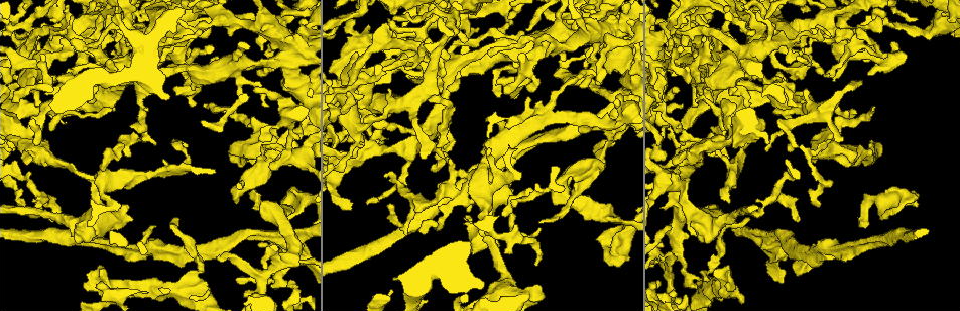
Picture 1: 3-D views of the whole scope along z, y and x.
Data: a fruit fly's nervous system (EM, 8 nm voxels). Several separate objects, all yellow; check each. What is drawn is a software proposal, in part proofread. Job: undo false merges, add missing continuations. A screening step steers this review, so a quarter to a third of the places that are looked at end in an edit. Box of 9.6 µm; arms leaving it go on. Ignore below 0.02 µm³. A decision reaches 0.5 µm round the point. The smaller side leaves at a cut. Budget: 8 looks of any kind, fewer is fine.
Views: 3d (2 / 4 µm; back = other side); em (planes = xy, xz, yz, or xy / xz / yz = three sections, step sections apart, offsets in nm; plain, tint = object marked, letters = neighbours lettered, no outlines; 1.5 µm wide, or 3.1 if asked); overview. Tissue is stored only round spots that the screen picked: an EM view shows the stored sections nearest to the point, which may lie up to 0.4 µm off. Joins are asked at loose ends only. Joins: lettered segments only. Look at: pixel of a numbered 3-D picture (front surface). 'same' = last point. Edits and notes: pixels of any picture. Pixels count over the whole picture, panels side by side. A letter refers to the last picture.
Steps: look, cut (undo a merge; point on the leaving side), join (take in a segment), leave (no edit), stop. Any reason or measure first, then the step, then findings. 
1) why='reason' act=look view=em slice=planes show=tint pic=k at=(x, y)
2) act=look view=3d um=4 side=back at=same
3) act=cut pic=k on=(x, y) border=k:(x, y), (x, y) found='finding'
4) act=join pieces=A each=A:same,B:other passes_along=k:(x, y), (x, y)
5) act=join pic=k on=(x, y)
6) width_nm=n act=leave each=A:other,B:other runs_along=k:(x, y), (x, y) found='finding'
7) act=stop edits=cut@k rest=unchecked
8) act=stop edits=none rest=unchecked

why='free end' act=look view=3d um=2 pic=1 at=(597, 82)

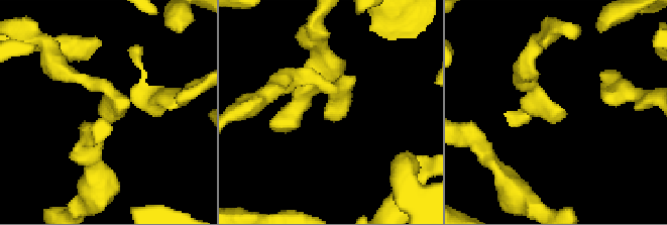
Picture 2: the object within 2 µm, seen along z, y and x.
act=look view=em slice=planes show=letters pic=2 at=(562, 108)

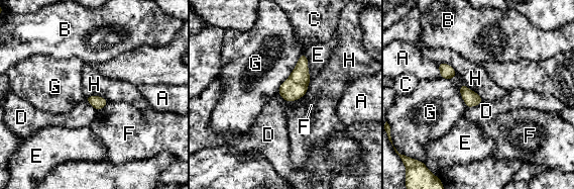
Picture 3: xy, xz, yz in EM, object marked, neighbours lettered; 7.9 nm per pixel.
width_nm=100 longest_contact=G:380nm act=leave each=A:other,B:other,C:other,D:other,E:other,F:other,G:other,H:other found='no lettered segment goes on from it'

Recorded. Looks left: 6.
why='an open end' act=look view=em slice=planes show=letters pic=1 at=(387, 175)

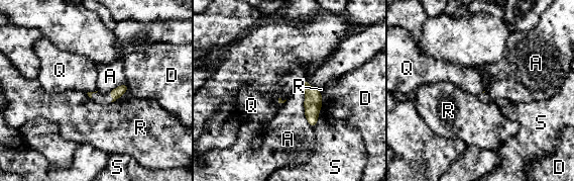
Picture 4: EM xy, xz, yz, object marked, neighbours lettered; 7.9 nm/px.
act=leave each=A:other,D:other,Q:other,R:other,S:other border=4:(298, 86), (312, 127) found='no lettered segment goes on from it'

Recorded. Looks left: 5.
why='tapers out' act=look view=em slice=planes show=letters pic=1 at=(820, 206)

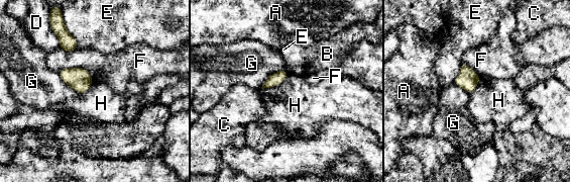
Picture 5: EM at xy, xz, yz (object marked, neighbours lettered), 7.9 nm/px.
longest_contact=F:280nm act=leave each=A:other,B:other,C:other,D:other,E:other,F:other,G:other,H:other found='none of them fits'

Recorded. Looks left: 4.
act=stop edits=none rest=unchecked

